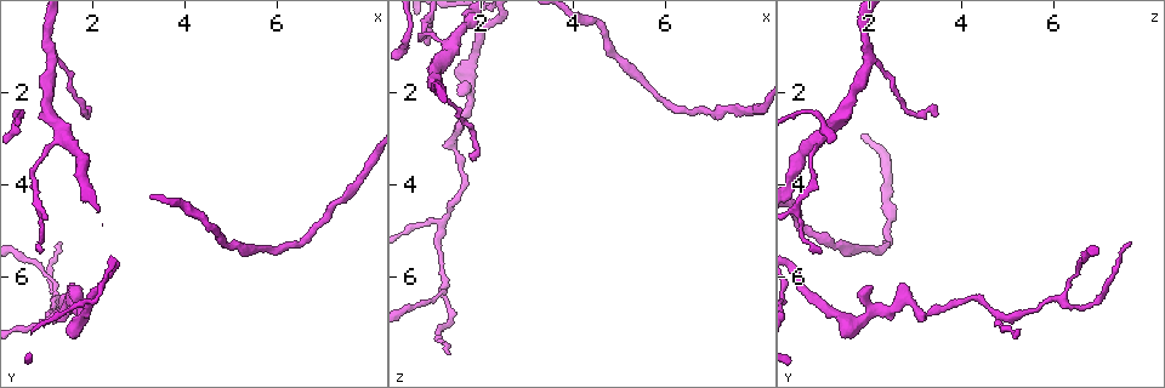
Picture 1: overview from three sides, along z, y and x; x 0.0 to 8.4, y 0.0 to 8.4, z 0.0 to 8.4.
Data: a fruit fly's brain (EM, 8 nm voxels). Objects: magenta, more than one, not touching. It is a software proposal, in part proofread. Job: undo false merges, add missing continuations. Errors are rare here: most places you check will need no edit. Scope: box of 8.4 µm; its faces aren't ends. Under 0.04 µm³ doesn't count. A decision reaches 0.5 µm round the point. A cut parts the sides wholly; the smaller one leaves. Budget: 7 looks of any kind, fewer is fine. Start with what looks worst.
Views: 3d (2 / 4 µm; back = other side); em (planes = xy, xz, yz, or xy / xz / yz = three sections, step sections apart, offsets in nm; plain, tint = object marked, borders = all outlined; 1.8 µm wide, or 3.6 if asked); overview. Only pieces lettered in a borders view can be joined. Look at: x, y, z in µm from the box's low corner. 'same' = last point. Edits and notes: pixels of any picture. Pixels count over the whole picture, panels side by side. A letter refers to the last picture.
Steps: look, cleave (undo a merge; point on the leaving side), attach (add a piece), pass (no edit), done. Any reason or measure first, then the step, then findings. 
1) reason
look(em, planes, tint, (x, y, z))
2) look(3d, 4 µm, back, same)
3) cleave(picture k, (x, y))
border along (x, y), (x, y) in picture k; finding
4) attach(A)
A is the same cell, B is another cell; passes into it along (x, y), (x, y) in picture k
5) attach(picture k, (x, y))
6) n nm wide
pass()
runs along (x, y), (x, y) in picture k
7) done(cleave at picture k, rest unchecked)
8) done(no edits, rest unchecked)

branch stops here
look(3d, 2 µm, (1.60, 6.20, 2.10))

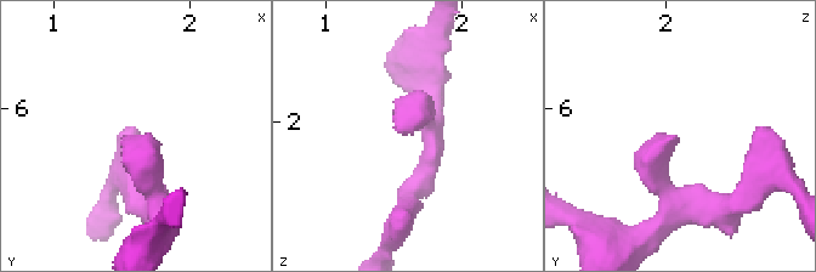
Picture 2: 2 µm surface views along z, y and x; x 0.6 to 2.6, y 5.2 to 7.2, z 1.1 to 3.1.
look(em, xy, step 8, borders, (1.56, 6.22, 2.10))

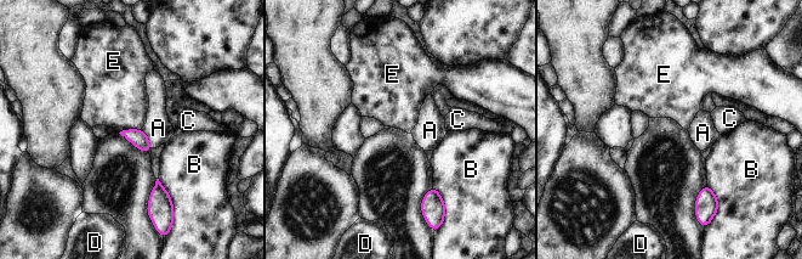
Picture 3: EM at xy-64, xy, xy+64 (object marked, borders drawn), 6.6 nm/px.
pass()
A, B, C, D and E are other cells; border along (141, 128), (123, 129), (119, 133) in picture 3; no lettered piece goes on from it

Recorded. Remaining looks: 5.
tapers out
look(em, planes, borders, (1.85, 2.50, 3.50))

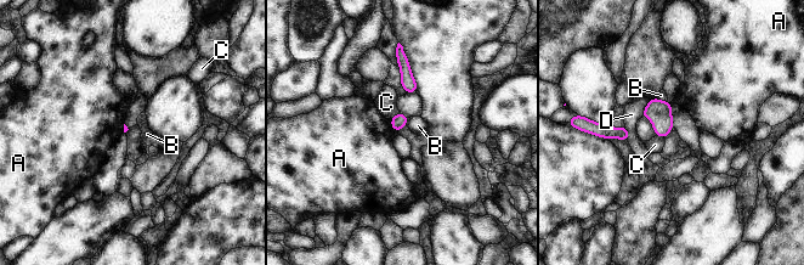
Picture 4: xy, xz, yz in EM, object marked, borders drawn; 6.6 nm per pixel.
pass()
A, B, C and D are other cells; border along (389, 120), (394, 131) in picture 4; none of them fits

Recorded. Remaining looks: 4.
a narrow waist
look(em, xy, step 16, borders, (1.10, 6.85, 4.90))

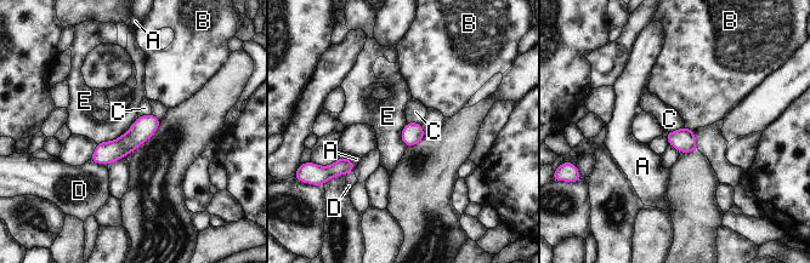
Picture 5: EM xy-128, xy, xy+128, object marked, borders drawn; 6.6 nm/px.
pass()
A, B, C, D and E are other cells; border along (137, 115), (117, 138), (96, 143) in picture 5; one neuron here

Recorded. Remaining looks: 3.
done(no edits, rest unchecked)

